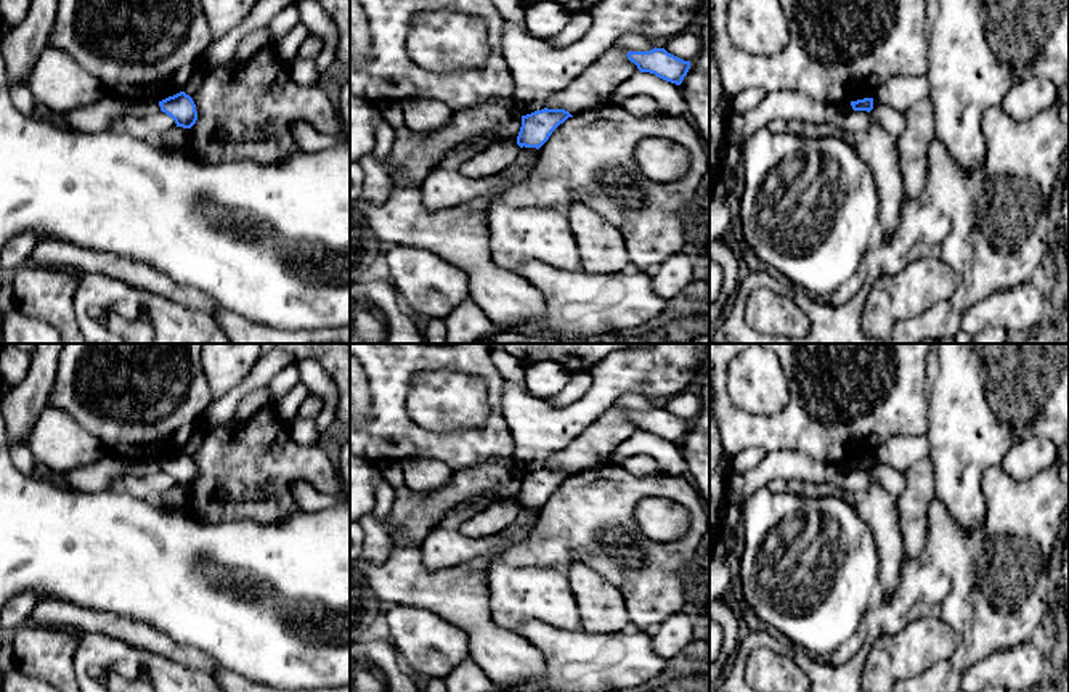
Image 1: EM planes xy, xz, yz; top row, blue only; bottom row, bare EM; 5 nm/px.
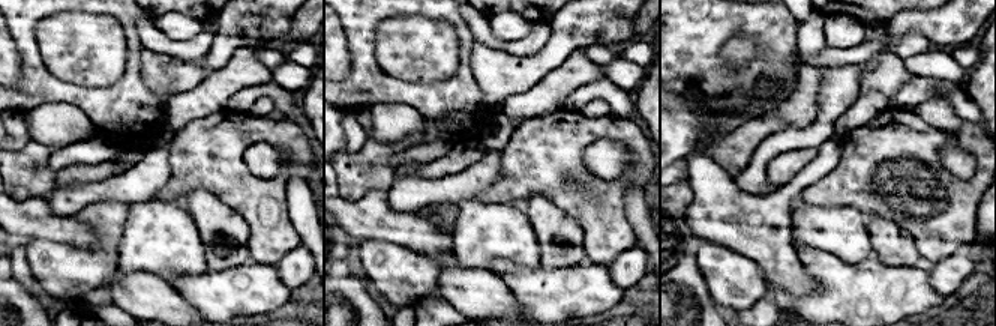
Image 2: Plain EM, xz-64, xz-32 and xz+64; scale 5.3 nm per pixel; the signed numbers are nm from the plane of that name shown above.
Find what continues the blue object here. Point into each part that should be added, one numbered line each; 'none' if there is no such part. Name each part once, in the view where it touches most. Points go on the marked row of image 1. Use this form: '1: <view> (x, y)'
none

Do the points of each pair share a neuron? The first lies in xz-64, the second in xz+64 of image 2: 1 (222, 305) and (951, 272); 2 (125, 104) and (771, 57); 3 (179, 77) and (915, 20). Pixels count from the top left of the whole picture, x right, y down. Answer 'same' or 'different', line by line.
1: different
2: same
3: same

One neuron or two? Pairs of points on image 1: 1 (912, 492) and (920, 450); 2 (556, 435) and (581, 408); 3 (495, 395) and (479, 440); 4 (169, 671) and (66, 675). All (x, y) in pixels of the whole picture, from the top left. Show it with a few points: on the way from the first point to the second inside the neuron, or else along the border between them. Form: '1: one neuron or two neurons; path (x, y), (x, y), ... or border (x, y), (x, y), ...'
1: two neurons; border (926, 456), (915, 461), (904, 472)
2: one neuron; path (559, 429), (575, 415)
3: one neuron; path (495, 407), (495, 424), (490, 429)
4: two neurons; border (77, 638), (74, 675)

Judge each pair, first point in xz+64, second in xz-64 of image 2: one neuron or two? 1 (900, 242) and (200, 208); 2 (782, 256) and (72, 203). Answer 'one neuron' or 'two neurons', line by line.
1: one neuron
2: two neurons

